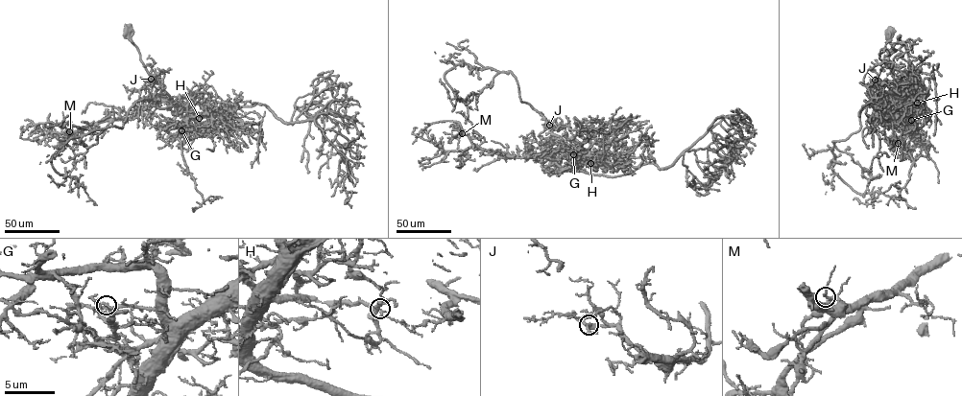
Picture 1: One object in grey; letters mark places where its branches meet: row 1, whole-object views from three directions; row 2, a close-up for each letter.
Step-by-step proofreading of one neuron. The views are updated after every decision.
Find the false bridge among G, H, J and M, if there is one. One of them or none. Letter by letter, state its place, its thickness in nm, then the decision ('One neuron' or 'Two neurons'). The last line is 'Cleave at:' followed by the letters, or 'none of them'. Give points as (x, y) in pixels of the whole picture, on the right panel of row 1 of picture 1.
G: Place: (911, 120). Thickness 140 nm. Two neurons
H: Place: (917, 103). Thickness 220 nm. One neuron
J: Place: (875, 80). Thickness 160 nm. One neuron
M: Place: (898, 143). Thickness 180 nm. One neuron
Cleave at: G

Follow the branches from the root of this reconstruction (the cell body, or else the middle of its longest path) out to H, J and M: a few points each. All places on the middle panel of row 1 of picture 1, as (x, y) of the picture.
H: (529, 147), (532, 147), (532, 156), (553, 170), (569, 170), (578, 162), (590, 163)
J: (529, 147), (532, 156), (545, 167), (564, 171), (542, 155), (551, 146), (549, 128), (560, 129), (549, 125)
M: (529, 147), (532, 147), (532, 156), (545, 167), (564, 171), (544, 158), (506, 155), (479, 149), (462, 133)

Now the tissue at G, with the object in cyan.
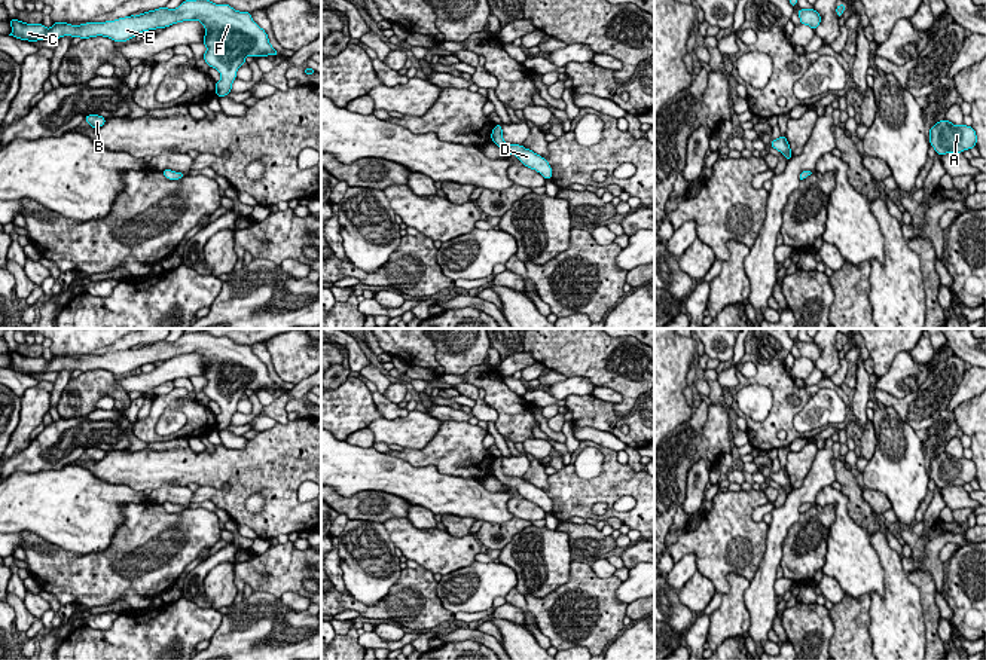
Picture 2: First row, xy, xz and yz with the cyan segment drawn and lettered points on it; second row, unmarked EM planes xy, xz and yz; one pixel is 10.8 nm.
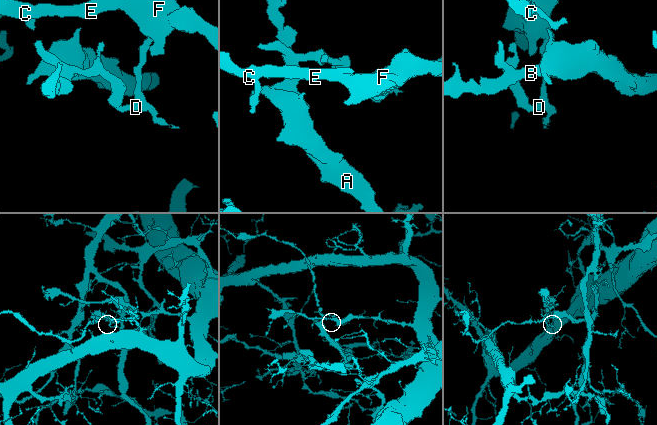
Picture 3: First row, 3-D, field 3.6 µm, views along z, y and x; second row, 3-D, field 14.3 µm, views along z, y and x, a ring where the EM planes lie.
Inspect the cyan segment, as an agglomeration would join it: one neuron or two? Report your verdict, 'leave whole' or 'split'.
split

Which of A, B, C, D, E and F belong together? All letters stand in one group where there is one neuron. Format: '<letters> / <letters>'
A B / C D E F

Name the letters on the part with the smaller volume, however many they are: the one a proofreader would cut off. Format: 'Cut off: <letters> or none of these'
Cut off: A, B

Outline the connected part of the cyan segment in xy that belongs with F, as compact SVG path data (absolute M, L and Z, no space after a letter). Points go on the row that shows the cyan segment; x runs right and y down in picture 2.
M186 0L175 9L158 7L137 16L129 15L106 22L80 25L54 22L51 28L10 18L12 33L9 36L28 42L64 36L80 39L103 36L125 43L143 31L167 28L183 21L199 21L207 30L202 42L207 51L202 56L222 76L216 82L216 97L226 97L232 92L236 71L245 64L247 56L278 55L269 43L266 31L253 21L250 12L239 12L229 4L216 4L210 0Z

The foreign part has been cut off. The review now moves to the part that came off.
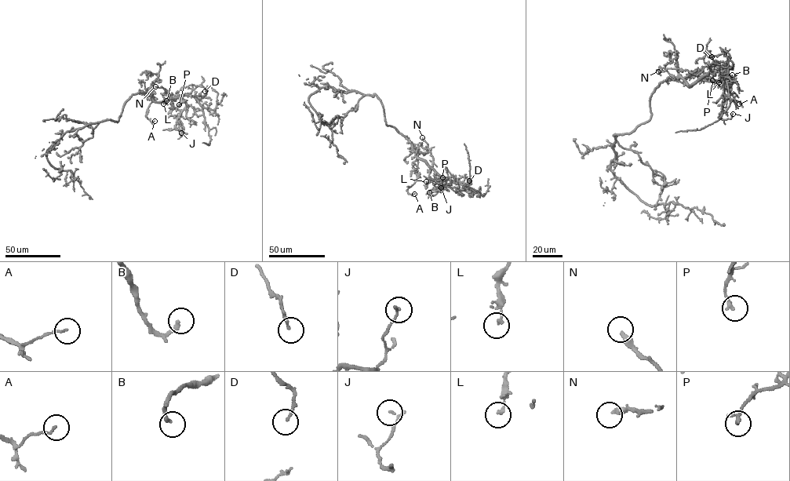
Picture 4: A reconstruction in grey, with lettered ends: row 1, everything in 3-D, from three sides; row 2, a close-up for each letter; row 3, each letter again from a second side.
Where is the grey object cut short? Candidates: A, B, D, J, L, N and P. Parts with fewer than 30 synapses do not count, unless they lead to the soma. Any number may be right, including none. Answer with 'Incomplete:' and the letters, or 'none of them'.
Incomplete: none of them

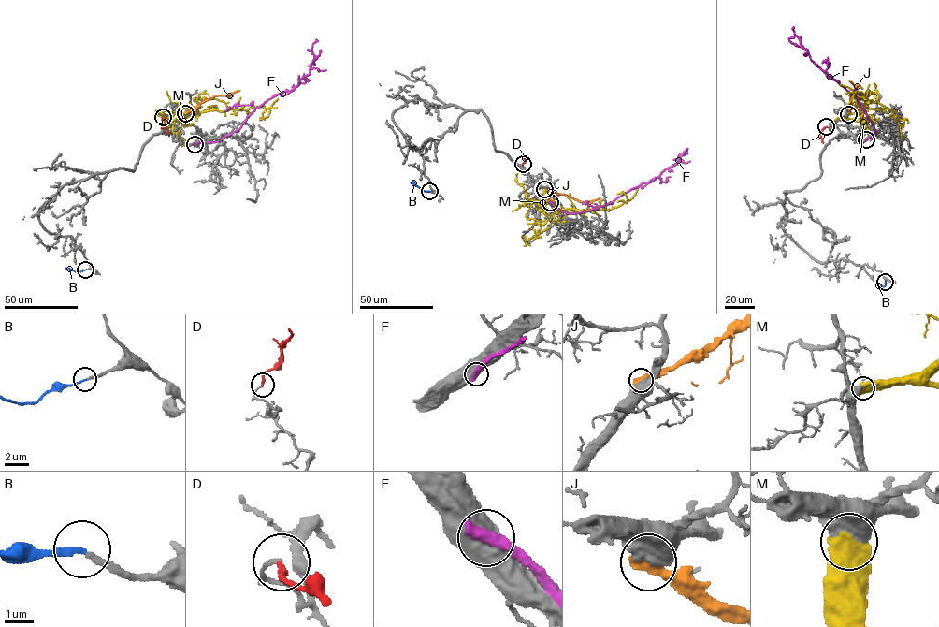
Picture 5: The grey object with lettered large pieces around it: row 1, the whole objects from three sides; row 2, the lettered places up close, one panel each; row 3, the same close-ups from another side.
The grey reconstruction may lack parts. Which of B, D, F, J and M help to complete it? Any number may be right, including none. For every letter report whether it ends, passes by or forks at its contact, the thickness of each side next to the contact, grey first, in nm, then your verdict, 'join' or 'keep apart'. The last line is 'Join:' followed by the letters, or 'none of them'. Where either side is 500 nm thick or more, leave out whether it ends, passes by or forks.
B: it ends there; 200 nm thick on the grey side, 170 nm on the other; join
D: it ends there; 90 nm thick on the grey side, 220 nm on the other; keep apart
F: 800 nm thick on the grey side, 480 nm on the other; keep apart
J: 700 nm thick on the grey side, 420 nm on the other; keep apart
M: 700 nm thick on the grey side, 700 nm on the other; join
Join: B, M

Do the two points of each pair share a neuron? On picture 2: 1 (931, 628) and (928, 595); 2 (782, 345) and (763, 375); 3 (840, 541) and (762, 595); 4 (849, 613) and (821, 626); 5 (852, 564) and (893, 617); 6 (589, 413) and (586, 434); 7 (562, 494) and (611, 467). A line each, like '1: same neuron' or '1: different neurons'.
1: same neuron
2: different neurons
3: different neurons
4: different neurons
5: different neurons
6: different neurons
7: same neuron

